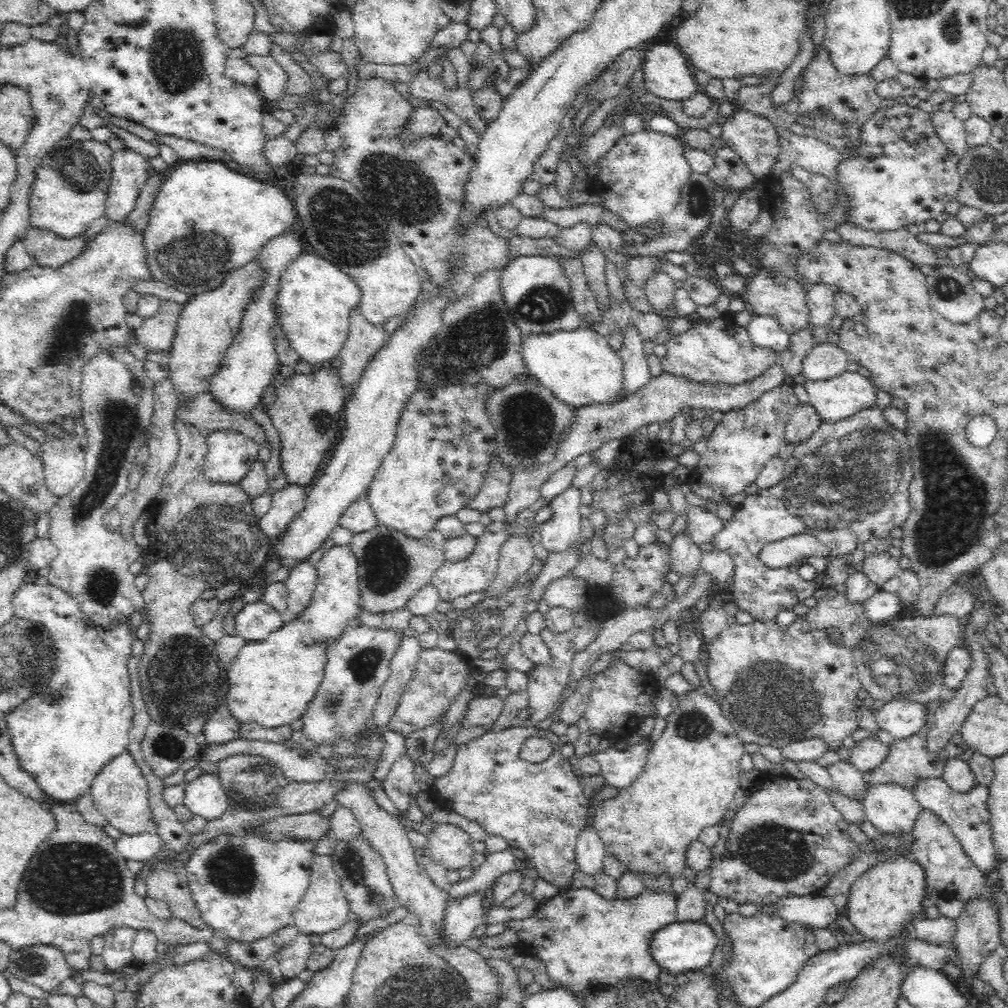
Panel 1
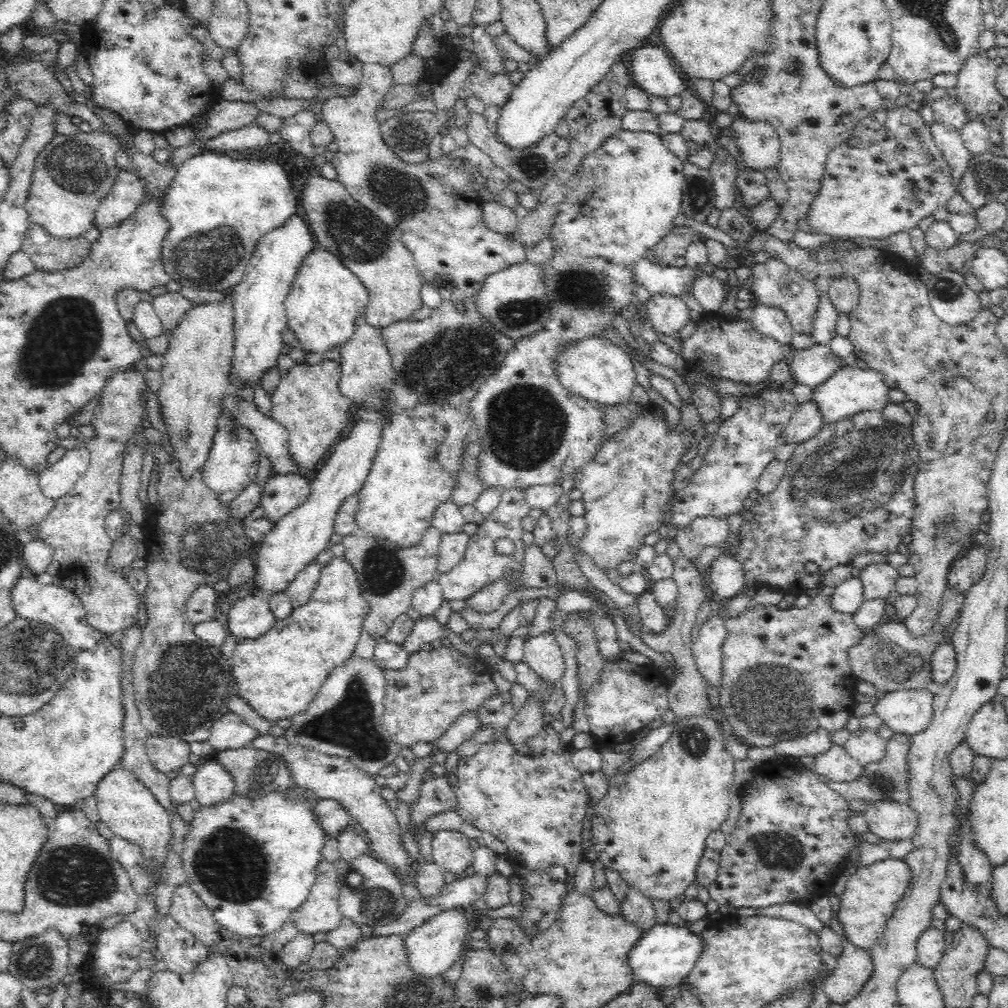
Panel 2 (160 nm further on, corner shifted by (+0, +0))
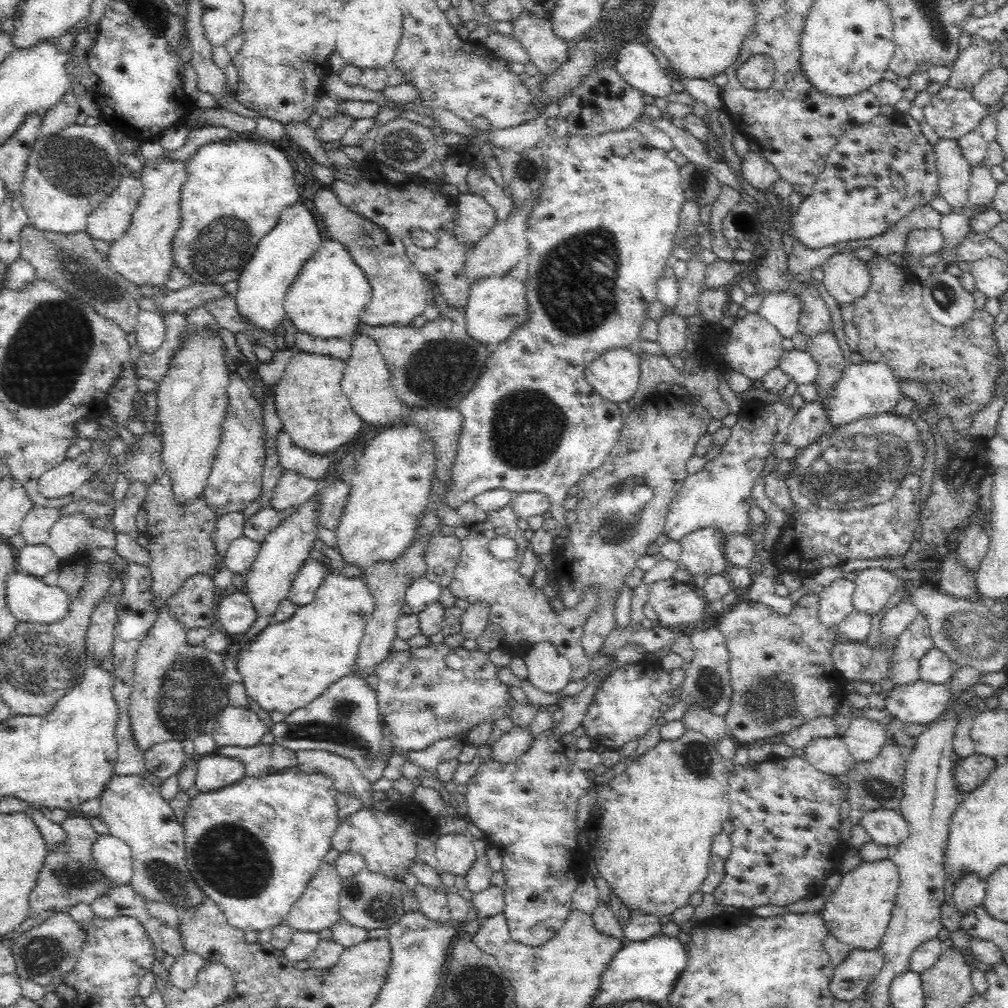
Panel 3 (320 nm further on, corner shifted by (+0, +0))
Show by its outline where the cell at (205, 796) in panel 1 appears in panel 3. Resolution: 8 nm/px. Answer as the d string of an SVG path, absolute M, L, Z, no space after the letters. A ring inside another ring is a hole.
M216 753L197 758L195 785L198 792L212 792L236 784L244 777L241 762Z

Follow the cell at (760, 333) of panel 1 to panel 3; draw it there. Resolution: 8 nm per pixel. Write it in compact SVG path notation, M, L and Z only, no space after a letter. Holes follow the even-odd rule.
M789 292L764 294L757 313L778 330L783 338L790 338L799 332L801 304Z

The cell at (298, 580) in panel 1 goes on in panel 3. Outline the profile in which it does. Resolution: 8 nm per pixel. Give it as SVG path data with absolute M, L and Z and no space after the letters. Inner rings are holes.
M308 558L294 579L287 599L298 607L310 604L315 599L316 592L322 585L322 579L327 573L320 562Z

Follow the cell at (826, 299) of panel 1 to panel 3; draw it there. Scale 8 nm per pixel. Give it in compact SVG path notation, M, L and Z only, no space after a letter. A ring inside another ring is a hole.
M828 328L828 330L808 338L805 350L812 355L818 364L818 378L814 382L818 392L818 400L824 404L827 392L842 376L847 361L838 346L833 328Z

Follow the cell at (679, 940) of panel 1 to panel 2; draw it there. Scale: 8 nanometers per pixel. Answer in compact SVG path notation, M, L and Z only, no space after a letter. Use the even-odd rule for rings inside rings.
M658 924L643 932L642 938L630 950L630 965L636 973L639 982L650 983L654 989L661 991L662 987L671 987L686 980L696 962L700 960L706 948L706 939L687 926L676 924Z

